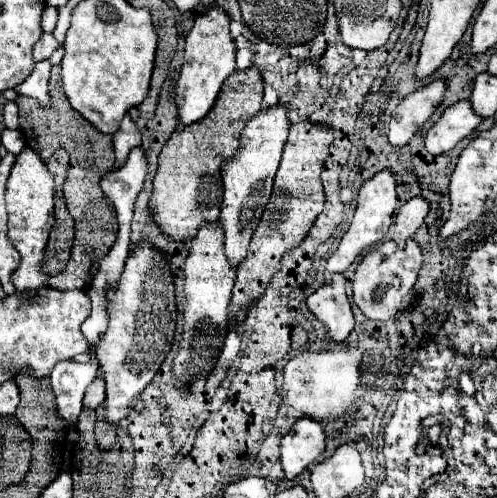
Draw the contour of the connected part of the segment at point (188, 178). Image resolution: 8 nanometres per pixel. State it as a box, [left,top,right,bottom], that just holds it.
[149,66,263,242]

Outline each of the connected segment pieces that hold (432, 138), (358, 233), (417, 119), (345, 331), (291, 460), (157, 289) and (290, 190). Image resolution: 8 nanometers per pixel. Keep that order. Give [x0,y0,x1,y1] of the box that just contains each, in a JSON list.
[[425,100,481,154],[325,170,397,282],[389,80,445,148],[307,276,355,342],[281,418,325,478],[97,244,177,426],[229,120,333,320]]

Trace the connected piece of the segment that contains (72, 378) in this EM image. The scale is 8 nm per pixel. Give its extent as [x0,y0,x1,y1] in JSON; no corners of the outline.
[49,360,97,422]

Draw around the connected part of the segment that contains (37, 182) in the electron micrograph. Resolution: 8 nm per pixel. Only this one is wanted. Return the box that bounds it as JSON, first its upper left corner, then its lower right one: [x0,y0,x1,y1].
[7,146,55,290]

